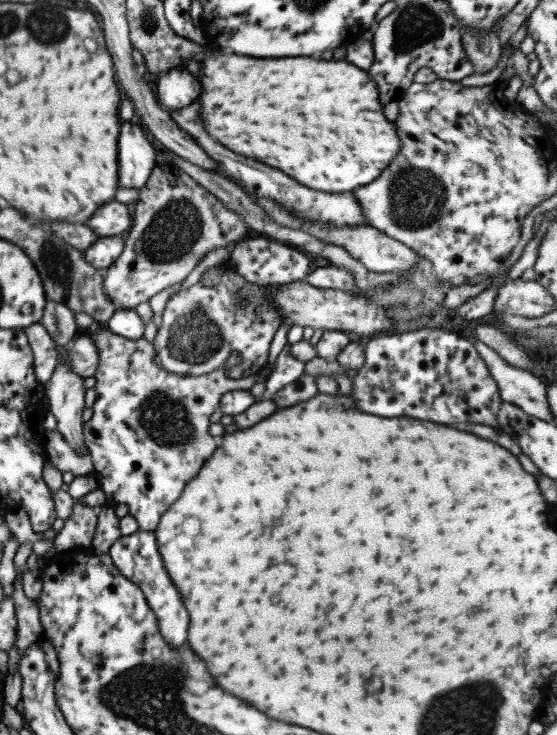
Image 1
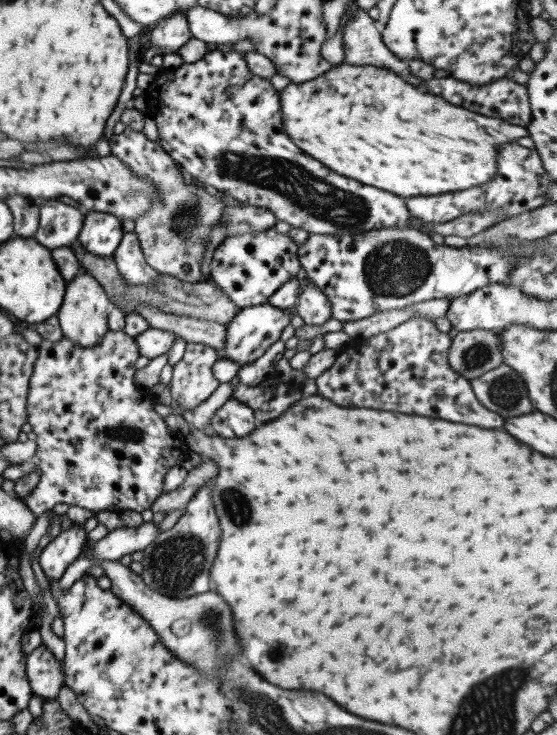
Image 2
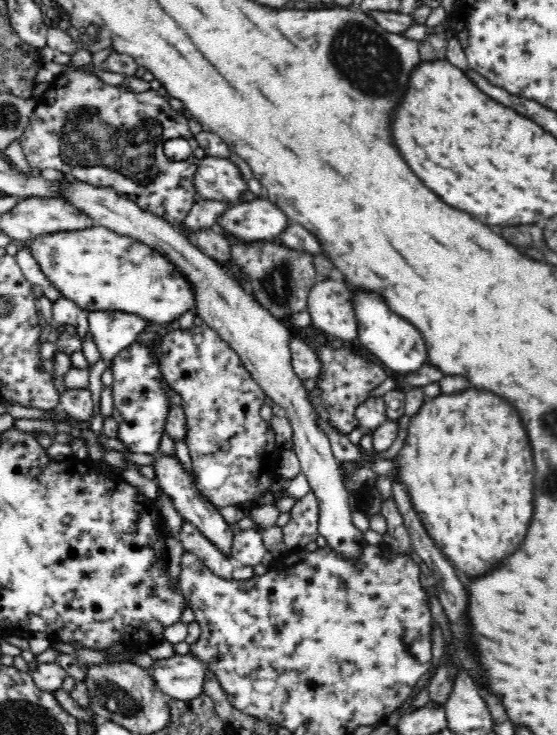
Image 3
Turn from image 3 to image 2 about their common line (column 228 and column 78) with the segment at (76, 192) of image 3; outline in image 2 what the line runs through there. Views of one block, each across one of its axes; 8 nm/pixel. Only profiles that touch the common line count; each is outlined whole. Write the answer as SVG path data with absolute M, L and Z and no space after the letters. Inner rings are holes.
M89 272L79 273L68 282L66 294L57 317L63 336L68 340L92 348L99 344L104 335L109 331L108 315L116 306L109 300L103 286Z

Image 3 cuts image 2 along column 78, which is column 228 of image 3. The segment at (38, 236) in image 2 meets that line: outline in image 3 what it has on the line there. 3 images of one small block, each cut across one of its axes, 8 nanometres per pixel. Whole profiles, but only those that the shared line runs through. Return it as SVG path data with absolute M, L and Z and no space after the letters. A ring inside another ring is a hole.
M256 197L252 201L240 202L237 205L228 207L217 218L214 227L218 227L222 235L229 238L236 238L240 242L256 242L256 241L274 241L279 240L282 231L289 226L290 220L284 214L282 209L276 207L270 199L265 197Z

